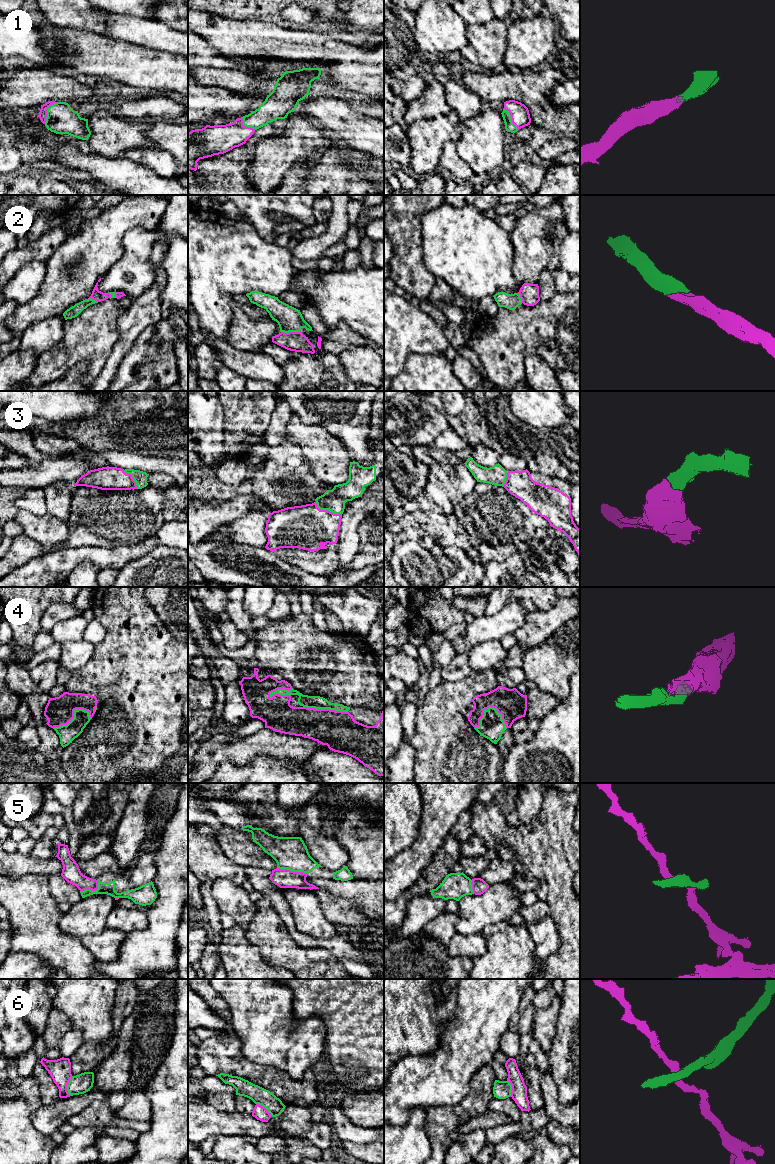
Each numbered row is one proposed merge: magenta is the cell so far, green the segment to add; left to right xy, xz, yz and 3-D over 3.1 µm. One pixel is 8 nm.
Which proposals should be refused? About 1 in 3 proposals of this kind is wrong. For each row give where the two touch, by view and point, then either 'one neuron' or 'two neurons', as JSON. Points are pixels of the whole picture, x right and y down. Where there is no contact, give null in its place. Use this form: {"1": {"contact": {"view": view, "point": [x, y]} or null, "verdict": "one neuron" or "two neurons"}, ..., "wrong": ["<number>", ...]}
{"1": {"contact": {"view": "xy", "point": [46, 111]}, "verdict": "one neuron"}, "2": {"contact": {"view": "xz", "point": [290, 332]}, "verdict": "one neuron"}, "3": {"contact": {"view": "xz", "point": [327, 510]}, "verdict": "one neuron"}, "4": {"contact": {"view": "yz", "point": [488, 707]}, "verdict": "one neuron"}, "5": {"contact": {"view": "xz", "point": [292, 871]}, "verdict": "two neurons"}, "6": {"contact": {"view": "xy", "point": [66, 1086]}, "verdict": "two neurons"}, "wrong": ["5", "6"]}

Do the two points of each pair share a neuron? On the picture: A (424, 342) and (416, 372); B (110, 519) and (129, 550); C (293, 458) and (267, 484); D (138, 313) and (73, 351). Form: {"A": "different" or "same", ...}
{"A": "different", "B": "same", "C": "same", "D": "different"}

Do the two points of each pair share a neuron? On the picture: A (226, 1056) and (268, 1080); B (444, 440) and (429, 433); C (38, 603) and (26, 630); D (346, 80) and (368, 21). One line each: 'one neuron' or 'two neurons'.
A: one neuron
B: two neurons
C: one neuron
D: two neurons

